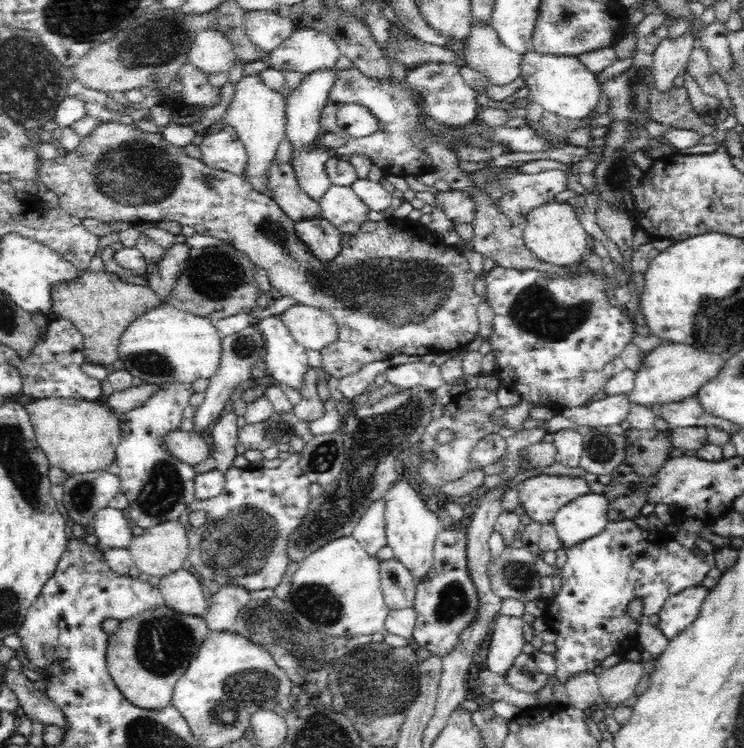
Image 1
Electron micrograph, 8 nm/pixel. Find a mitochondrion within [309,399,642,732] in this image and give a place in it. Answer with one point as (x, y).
(375, 684)

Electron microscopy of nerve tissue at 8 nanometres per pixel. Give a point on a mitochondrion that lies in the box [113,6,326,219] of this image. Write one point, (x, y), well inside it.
(149, 43)

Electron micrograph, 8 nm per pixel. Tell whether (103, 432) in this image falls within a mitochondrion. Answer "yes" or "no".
no

